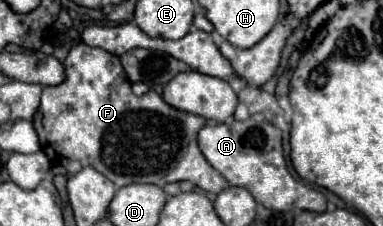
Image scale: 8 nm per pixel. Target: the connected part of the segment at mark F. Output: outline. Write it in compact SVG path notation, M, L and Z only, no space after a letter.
M82 41L70 49L64 67L66 81L58 87L42 89L42 105L32 119L42 151L52 163L64 165L70 175L82 171L84 167L94 167L116 187L130 183L152 183L164 187L174 181L190 181L206 193L220 193L228 187L228 181L204 159L198 147L198 131L206 125L204 117L170 107L156 91L136 97L130 89L126 73L122 71L120 59Z

